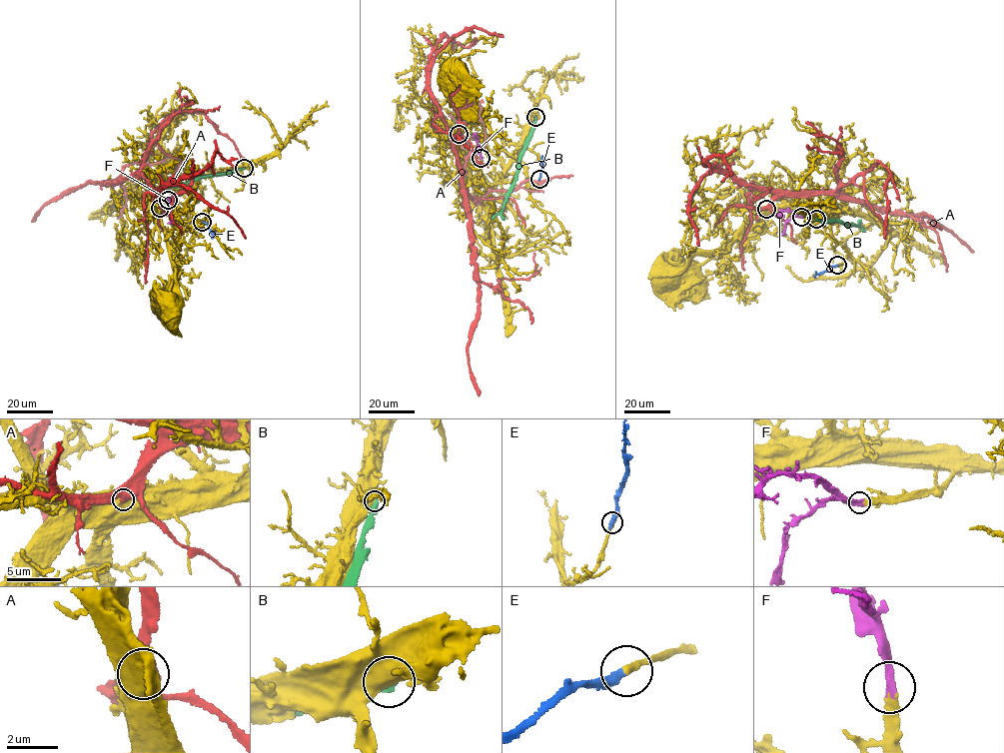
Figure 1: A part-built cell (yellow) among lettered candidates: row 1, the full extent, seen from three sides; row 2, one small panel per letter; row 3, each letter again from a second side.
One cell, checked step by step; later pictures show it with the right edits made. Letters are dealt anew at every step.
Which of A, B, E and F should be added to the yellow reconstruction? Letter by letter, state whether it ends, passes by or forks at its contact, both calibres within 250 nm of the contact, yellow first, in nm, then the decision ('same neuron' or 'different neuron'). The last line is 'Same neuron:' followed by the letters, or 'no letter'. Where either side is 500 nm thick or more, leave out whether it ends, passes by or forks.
A: 950/550 nm | different neuron
B: 600/400 nm | different neuron
E: it ends | 280/360 nm | different neuron
F: it ends | 280/380 nm | same neuron
Same neuron: F

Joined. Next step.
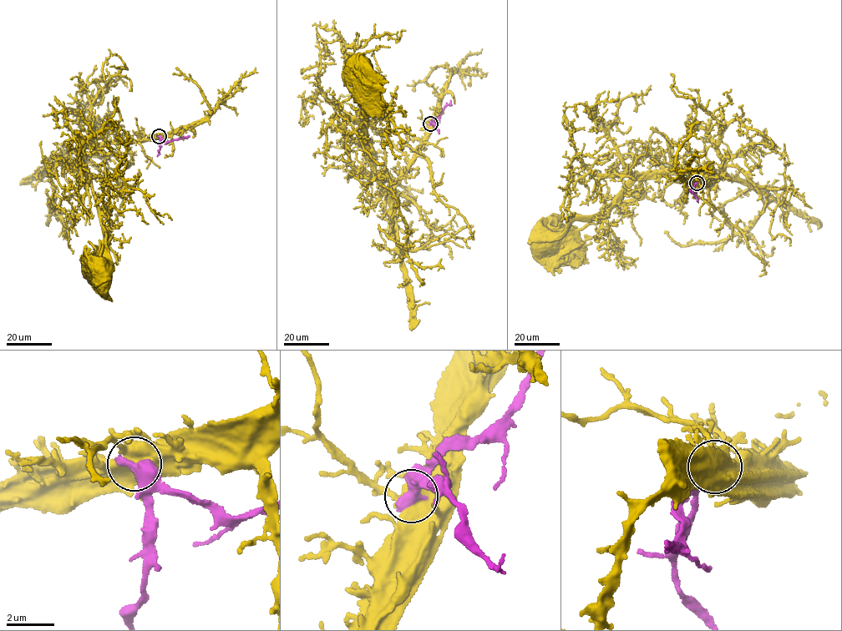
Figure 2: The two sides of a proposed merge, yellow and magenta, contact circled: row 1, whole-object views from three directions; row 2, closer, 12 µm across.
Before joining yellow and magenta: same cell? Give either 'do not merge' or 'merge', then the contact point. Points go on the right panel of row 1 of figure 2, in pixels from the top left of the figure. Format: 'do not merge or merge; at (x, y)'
do not merge; at (697, 183)

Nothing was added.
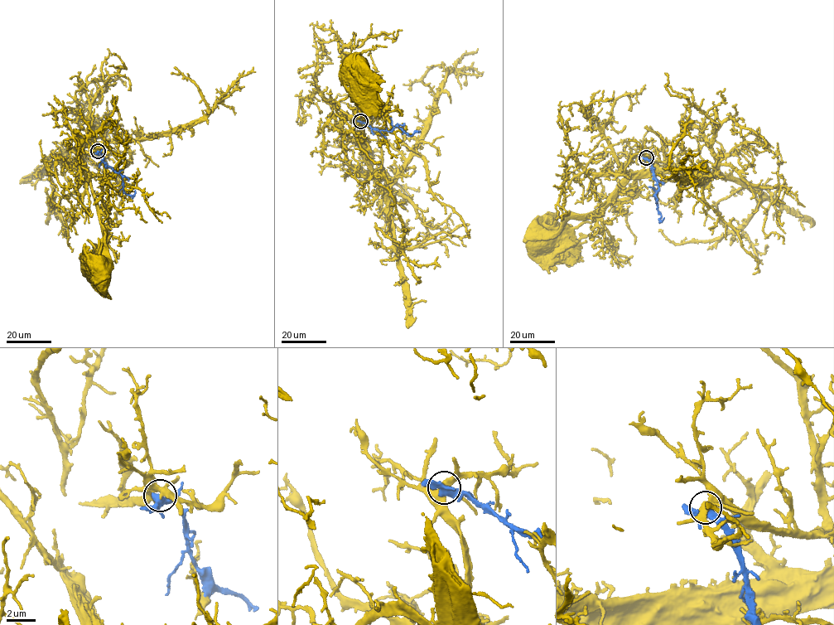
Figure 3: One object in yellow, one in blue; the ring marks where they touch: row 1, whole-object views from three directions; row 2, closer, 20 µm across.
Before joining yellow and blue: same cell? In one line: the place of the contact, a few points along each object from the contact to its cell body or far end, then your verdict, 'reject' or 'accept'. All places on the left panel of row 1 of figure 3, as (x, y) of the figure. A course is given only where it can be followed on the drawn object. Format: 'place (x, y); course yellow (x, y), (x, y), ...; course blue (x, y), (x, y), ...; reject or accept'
place (98, 151); course yellow (98, 151), (85, 153), (83, 159), (90, 176), (98, 218), (106, 230), (102, 242), (106, 259), (101, 275); course blue (98, 151), (103, 162), (122, 176), (123, 191), (131, 196), (134, 195), (135, 191); reject

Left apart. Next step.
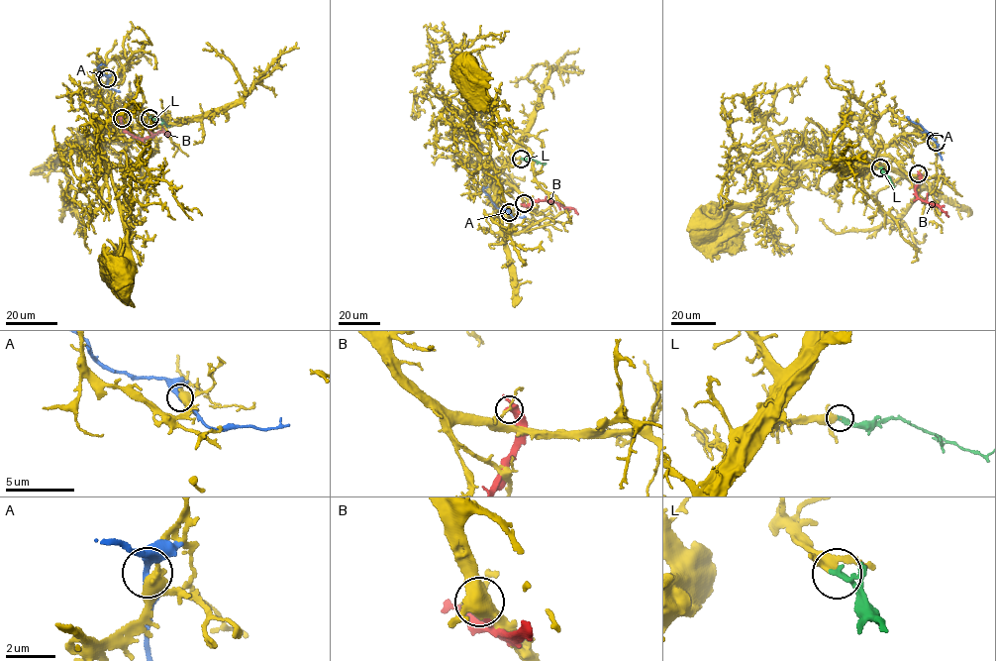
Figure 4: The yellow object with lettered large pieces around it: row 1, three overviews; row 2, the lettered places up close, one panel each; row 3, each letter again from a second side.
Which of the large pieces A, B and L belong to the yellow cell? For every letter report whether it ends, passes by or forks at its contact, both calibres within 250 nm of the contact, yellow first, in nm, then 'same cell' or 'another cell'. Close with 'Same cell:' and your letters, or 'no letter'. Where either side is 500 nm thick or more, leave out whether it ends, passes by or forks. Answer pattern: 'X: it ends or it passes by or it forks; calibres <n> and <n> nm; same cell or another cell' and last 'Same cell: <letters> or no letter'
A: it passes by; calibres 360 and 280 nm; another cell
B: it passes by; calibres 150 and 400 nm; another cell
L: it passes by; calibres 200 and 190 nm; same cell
Same cell: L

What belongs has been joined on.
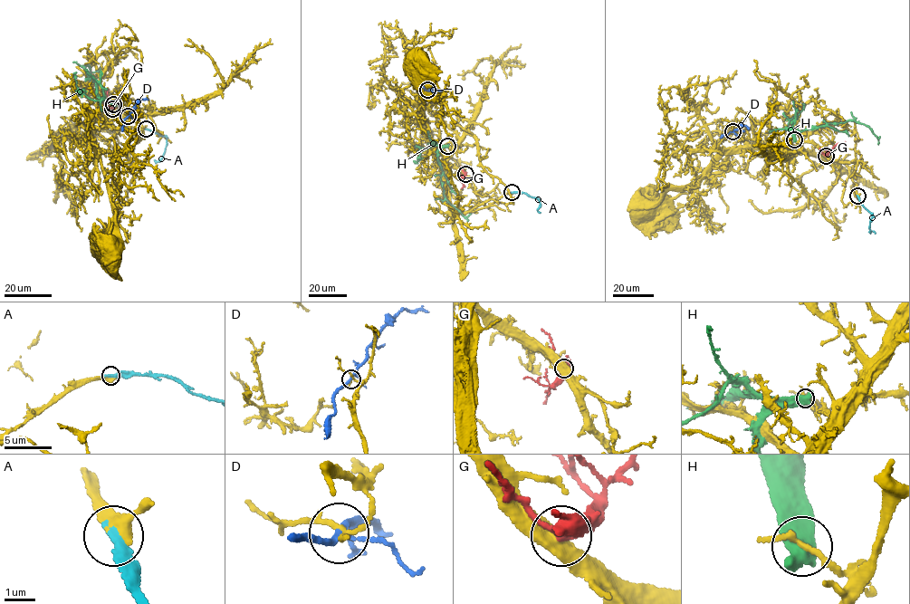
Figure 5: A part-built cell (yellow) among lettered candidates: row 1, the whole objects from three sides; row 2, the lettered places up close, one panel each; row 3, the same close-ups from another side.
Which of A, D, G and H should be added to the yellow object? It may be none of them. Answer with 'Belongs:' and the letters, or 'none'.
Belongs: A

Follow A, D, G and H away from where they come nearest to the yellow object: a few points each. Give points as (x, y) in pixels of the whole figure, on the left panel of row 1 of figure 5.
A: (146, 129), (167, 139), (163, 156), (156, 161)
D: (129, 116), (138, 101), (148, 100)
G: (112, 109), (108, 106), (108, 91), (103, 87)
H: (114, 104), (98, 96), (96, 81), (88, 76), (83, 67), (88, 64), (90, 72), (100, 67)

